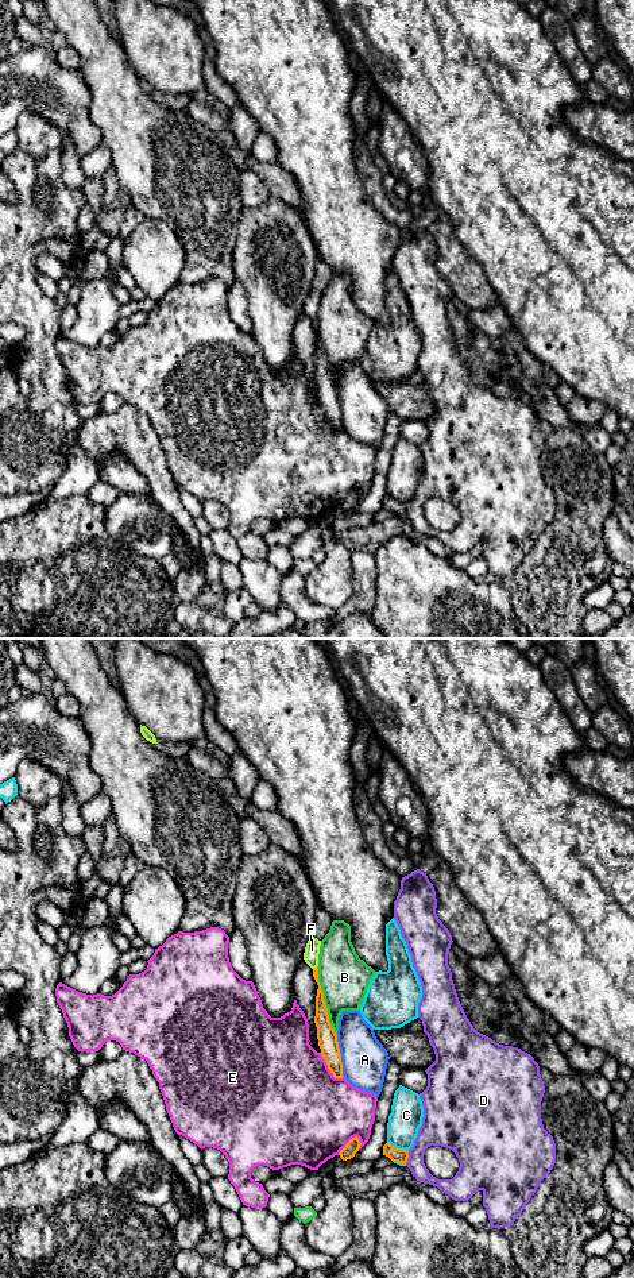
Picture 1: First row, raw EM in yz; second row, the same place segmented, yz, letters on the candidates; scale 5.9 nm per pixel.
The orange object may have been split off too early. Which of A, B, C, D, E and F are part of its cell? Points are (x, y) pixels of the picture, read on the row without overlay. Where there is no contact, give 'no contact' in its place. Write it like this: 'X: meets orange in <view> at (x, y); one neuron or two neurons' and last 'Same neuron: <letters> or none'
A: meets orange in yz at (340, 408); two neurons
B: meets orange in yz at (324, 354); two neurons
C: meets orange in yz at (398, 501); two neurons
D: meets orange in yz at (408, 509); two neurons
E: meets orange in yz at (347, 495); two neurons
F: meets orange in yz at (316, 320); two neurons
Same neuron: none

